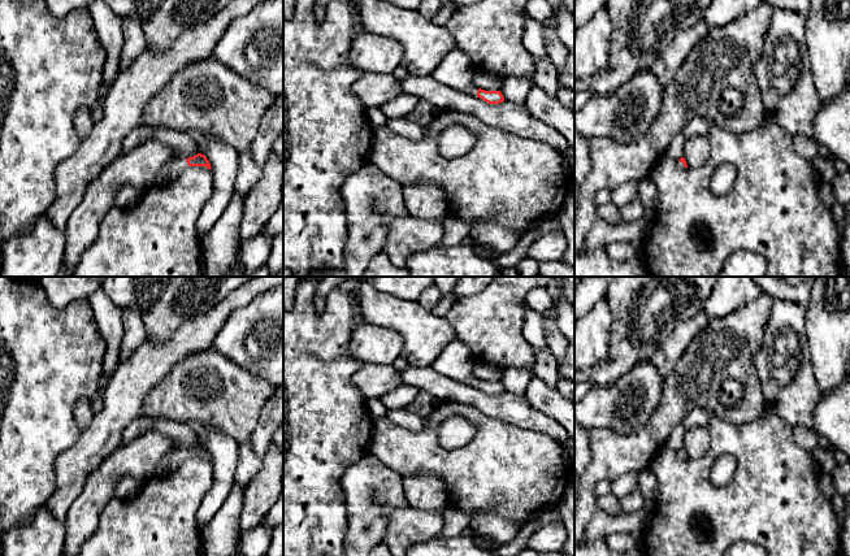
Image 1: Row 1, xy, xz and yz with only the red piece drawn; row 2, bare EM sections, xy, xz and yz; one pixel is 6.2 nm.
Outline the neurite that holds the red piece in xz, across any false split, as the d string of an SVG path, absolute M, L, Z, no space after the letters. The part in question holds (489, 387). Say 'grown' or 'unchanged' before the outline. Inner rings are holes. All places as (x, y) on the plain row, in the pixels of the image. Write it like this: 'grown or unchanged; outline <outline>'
grown; outline M455 339L435 359L431 368L454 381L477 387L489 395L504 392L500 382L477 379L473 374L474 364L476 360L472 356L469 347L461 340Z

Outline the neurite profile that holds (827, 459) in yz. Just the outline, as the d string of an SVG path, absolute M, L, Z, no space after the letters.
M816 447L815 449L811 451L815 461L818 462L821 473L828 473L831 474L837 462L840 456L836 453L834 449L829 448L823 448L823 447Z

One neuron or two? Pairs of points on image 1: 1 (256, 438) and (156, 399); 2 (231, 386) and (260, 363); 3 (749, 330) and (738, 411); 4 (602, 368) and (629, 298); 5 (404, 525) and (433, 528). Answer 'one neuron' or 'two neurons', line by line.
1: two neurons
2: two neurons
3: one neuron
4: one neuron
5: one neuron

